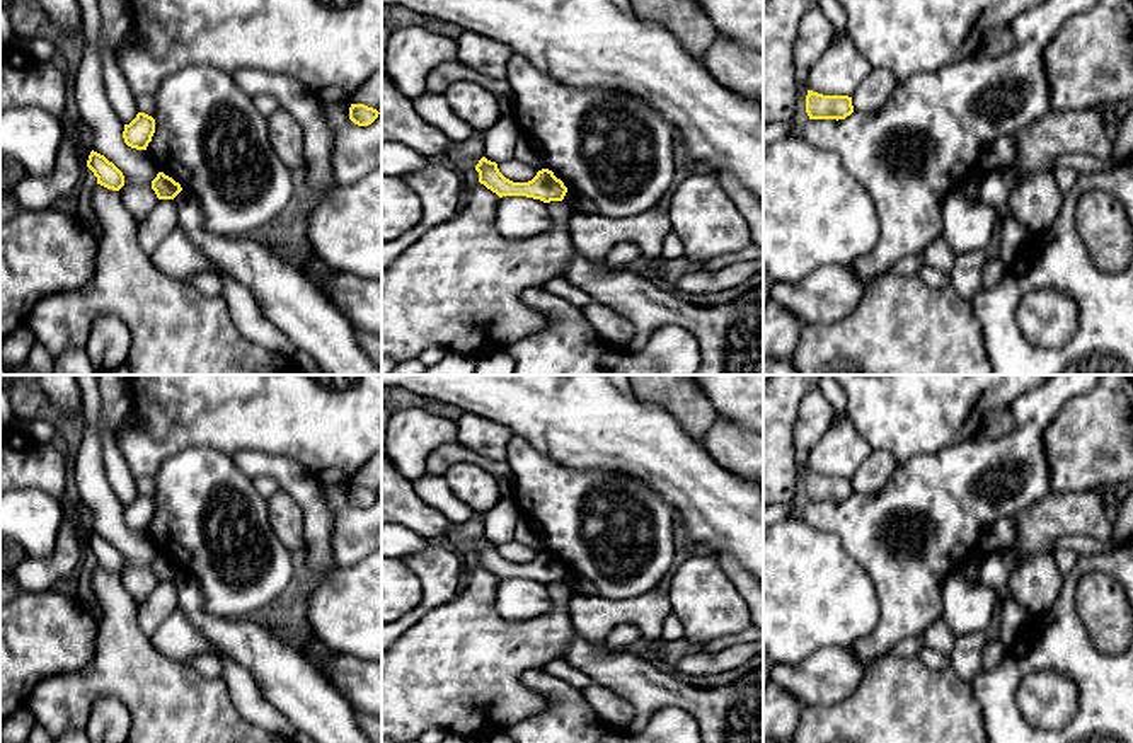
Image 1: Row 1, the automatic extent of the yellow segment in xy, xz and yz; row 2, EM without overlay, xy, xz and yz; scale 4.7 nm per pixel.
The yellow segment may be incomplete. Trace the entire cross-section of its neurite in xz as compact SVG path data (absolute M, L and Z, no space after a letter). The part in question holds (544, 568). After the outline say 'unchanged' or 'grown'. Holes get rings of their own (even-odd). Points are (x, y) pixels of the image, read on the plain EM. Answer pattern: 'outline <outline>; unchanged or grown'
outline M482 539L475 547L475 552L479 554L479 564L496 574L499 579L526 578L540 581L543 585L550 585L562 583L567 574L564 564L557 561L549 550L538 552L537 557L528 564L513 564L499 554L496 544Z; unchanged

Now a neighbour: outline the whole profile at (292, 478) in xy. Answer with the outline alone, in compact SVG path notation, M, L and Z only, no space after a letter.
M237 452L232 455L235 465L250 479L267 475L274 479L279 491L290 494L303 510L305 564L313 583L322 579L337 564L332 552L332 533L336 516L322 494L320 481L288 457L261 452Z

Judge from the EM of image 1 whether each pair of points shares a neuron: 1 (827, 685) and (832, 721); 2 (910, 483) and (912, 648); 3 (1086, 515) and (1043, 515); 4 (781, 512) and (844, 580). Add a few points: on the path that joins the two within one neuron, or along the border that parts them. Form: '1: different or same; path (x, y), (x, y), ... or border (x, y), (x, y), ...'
1: different; border (862, 680), (837, 702), (805, 706)
2: different; border (919, 636), (900, 639), (890, 651)
3: same; path (1075, 515), (1053, 515)
4: different; border (791, 515), (781, 522)

